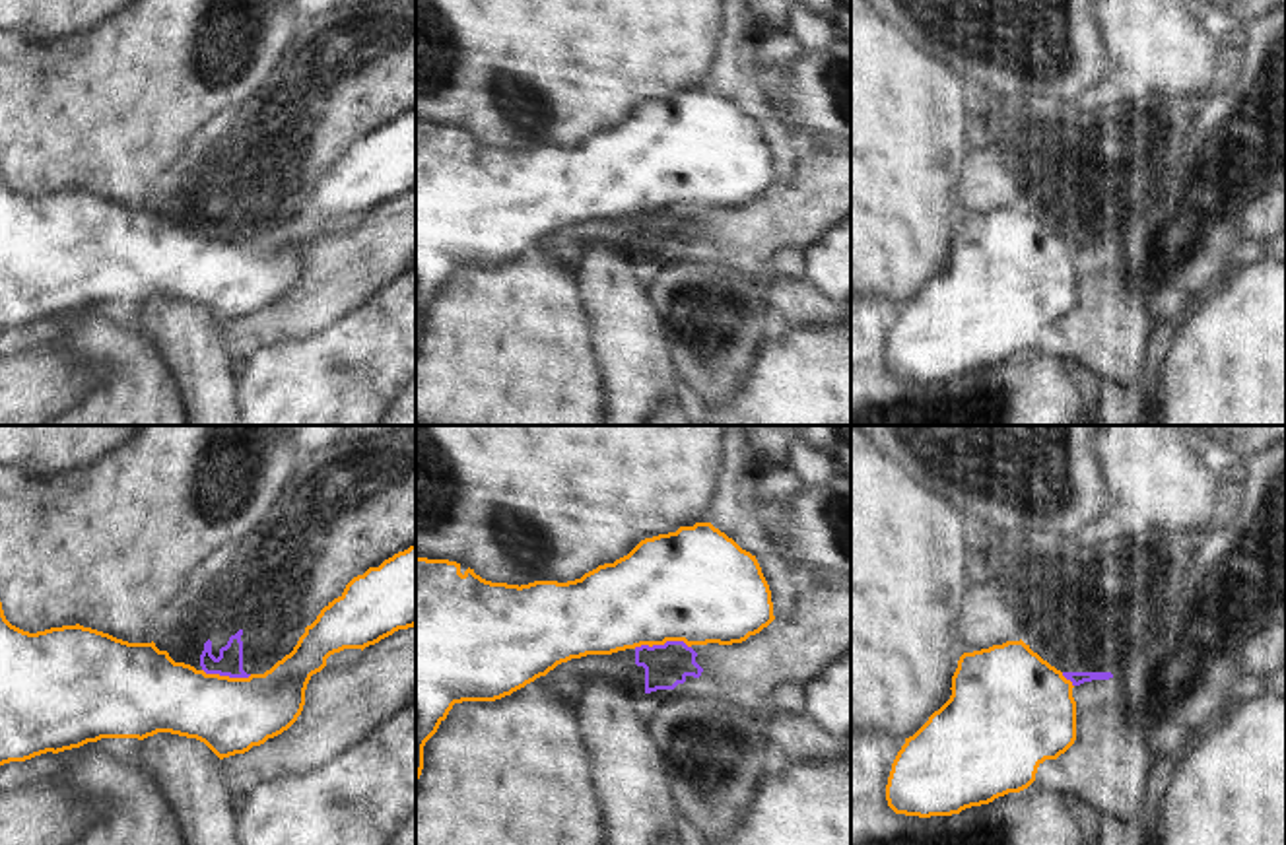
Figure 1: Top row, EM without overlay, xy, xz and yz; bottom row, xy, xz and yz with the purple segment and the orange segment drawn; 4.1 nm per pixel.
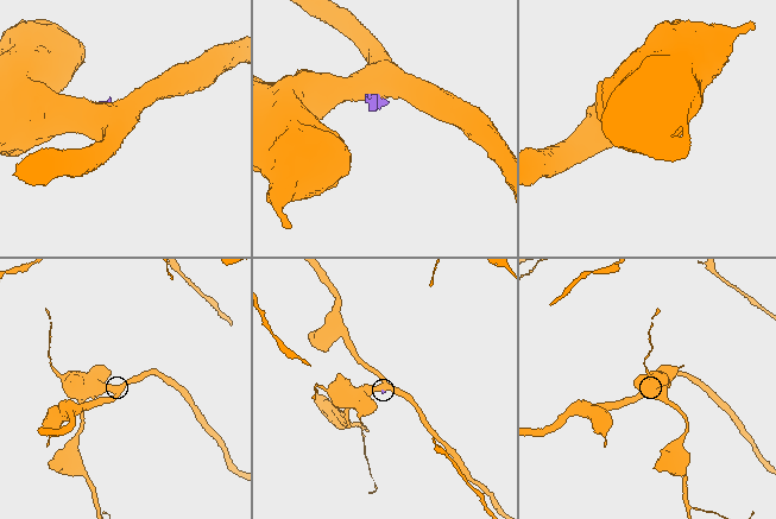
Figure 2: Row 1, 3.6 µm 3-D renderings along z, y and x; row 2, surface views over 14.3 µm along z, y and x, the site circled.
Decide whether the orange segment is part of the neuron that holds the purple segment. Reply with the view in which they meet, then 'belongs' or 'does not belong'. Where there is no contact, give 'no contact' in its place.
contact in xz; belongs

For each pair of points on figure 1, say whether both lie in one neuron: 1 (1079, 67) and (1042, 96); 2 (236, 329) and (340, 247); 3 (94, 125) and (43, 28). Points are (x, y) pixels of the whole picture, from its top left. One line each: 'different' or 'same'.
1: same
2: same
3: different

